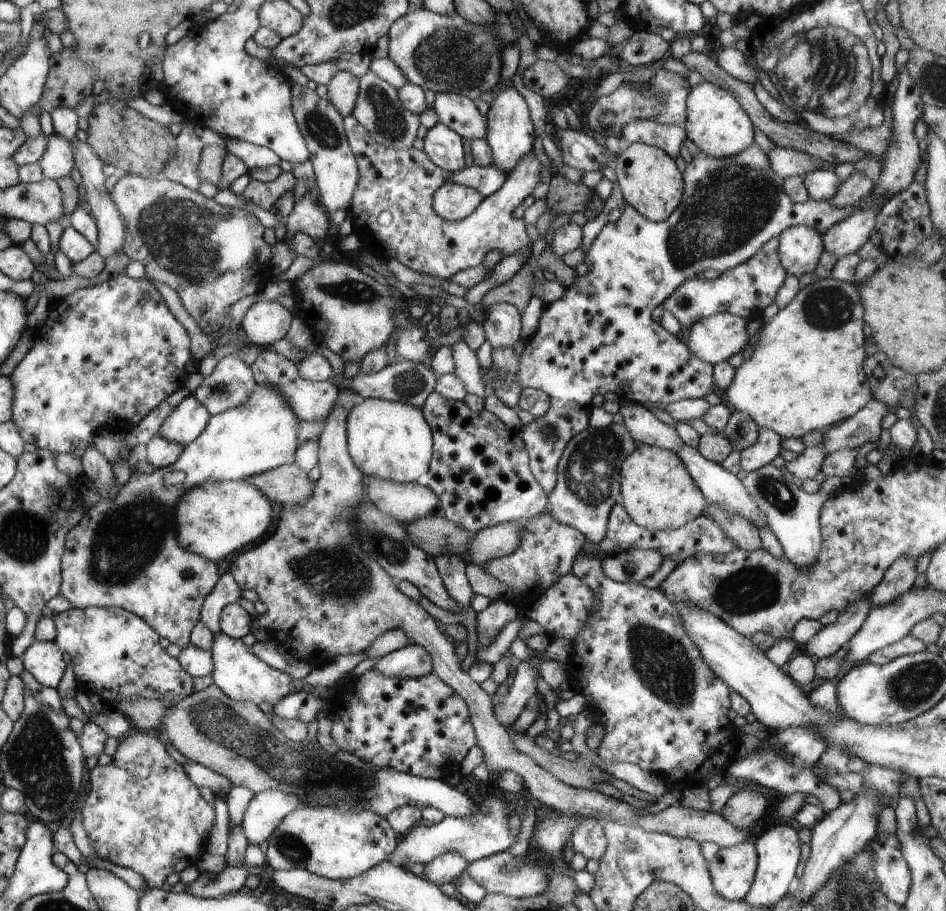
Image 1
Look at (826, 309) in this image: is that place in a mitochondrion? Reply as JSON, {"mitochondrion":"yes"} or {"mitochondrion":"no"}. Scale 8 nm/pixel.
{"mitochondrion":"yes"}

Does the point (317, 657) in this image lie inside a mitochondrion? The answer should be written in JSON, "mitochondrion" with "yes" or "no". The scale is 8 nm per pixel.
{"mitochondrion":"no"}

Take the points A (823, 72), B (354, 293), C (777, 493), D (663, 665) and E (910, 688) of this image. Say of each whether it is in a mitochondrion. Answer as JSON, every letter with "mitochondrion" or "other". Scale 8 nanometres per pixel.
{"A":"mitochondrion","B":"mitochondrion","C":"mitochondrion","D":"mitochondrion","E":"mitochondrion"}

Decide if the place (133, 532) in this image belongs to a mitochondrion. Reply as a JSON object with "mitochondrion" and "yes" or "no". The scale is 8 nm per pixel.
{"mitochondrion":"yes"}

